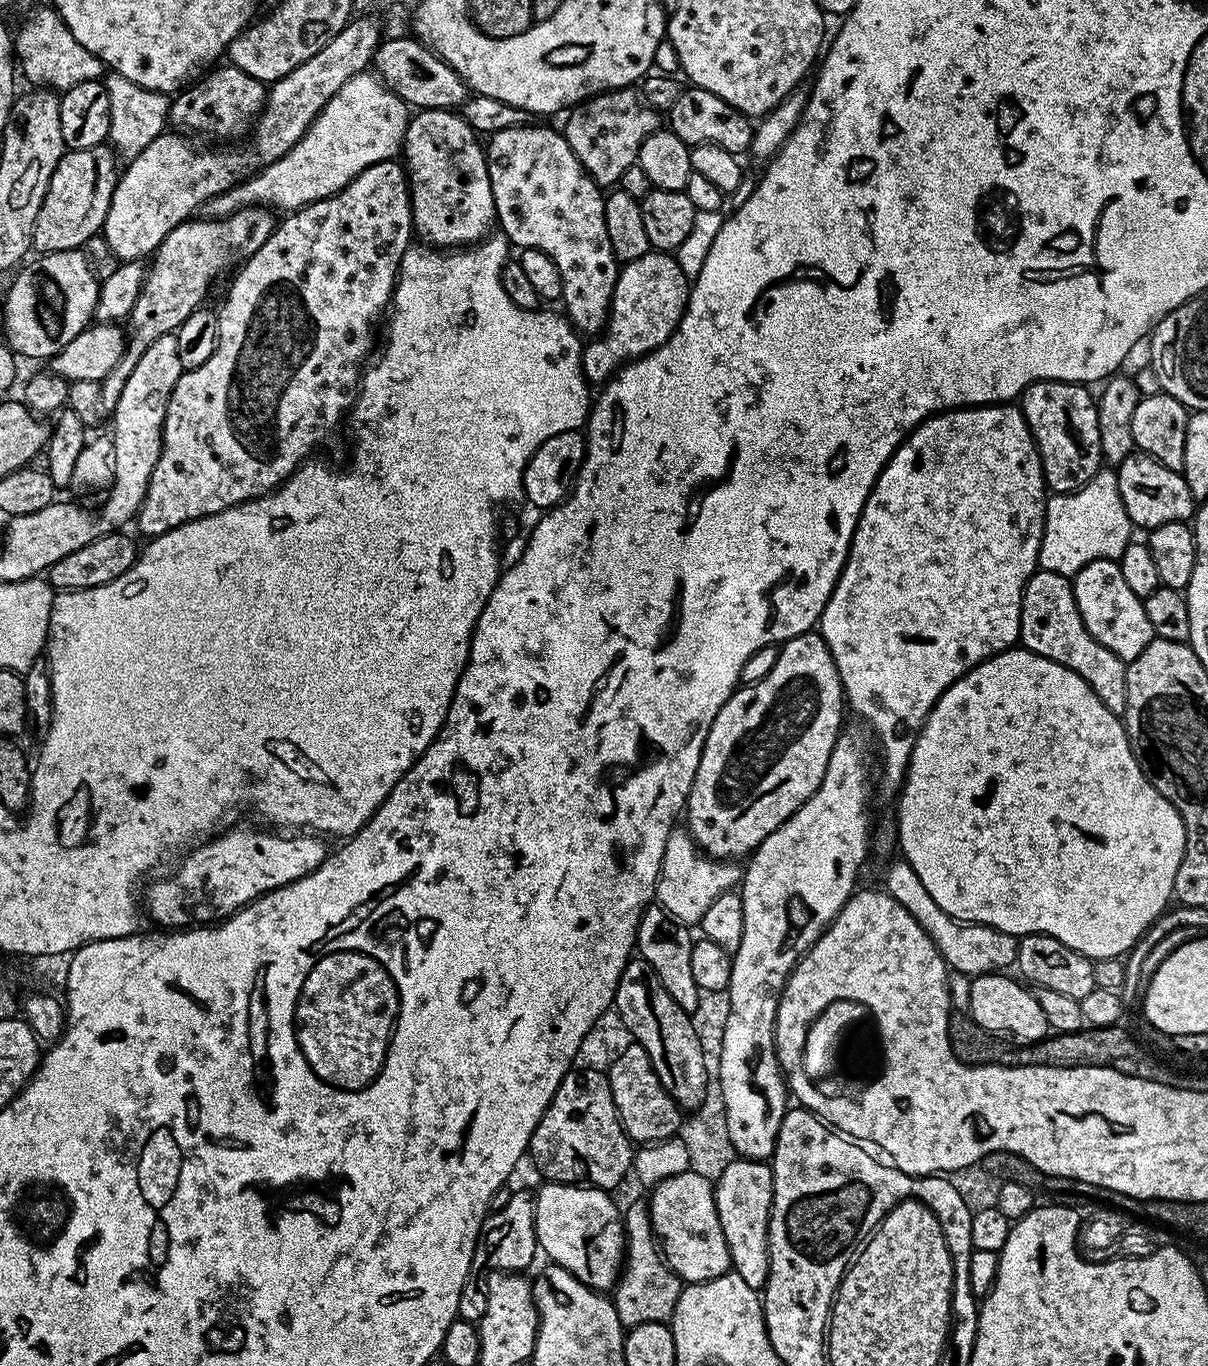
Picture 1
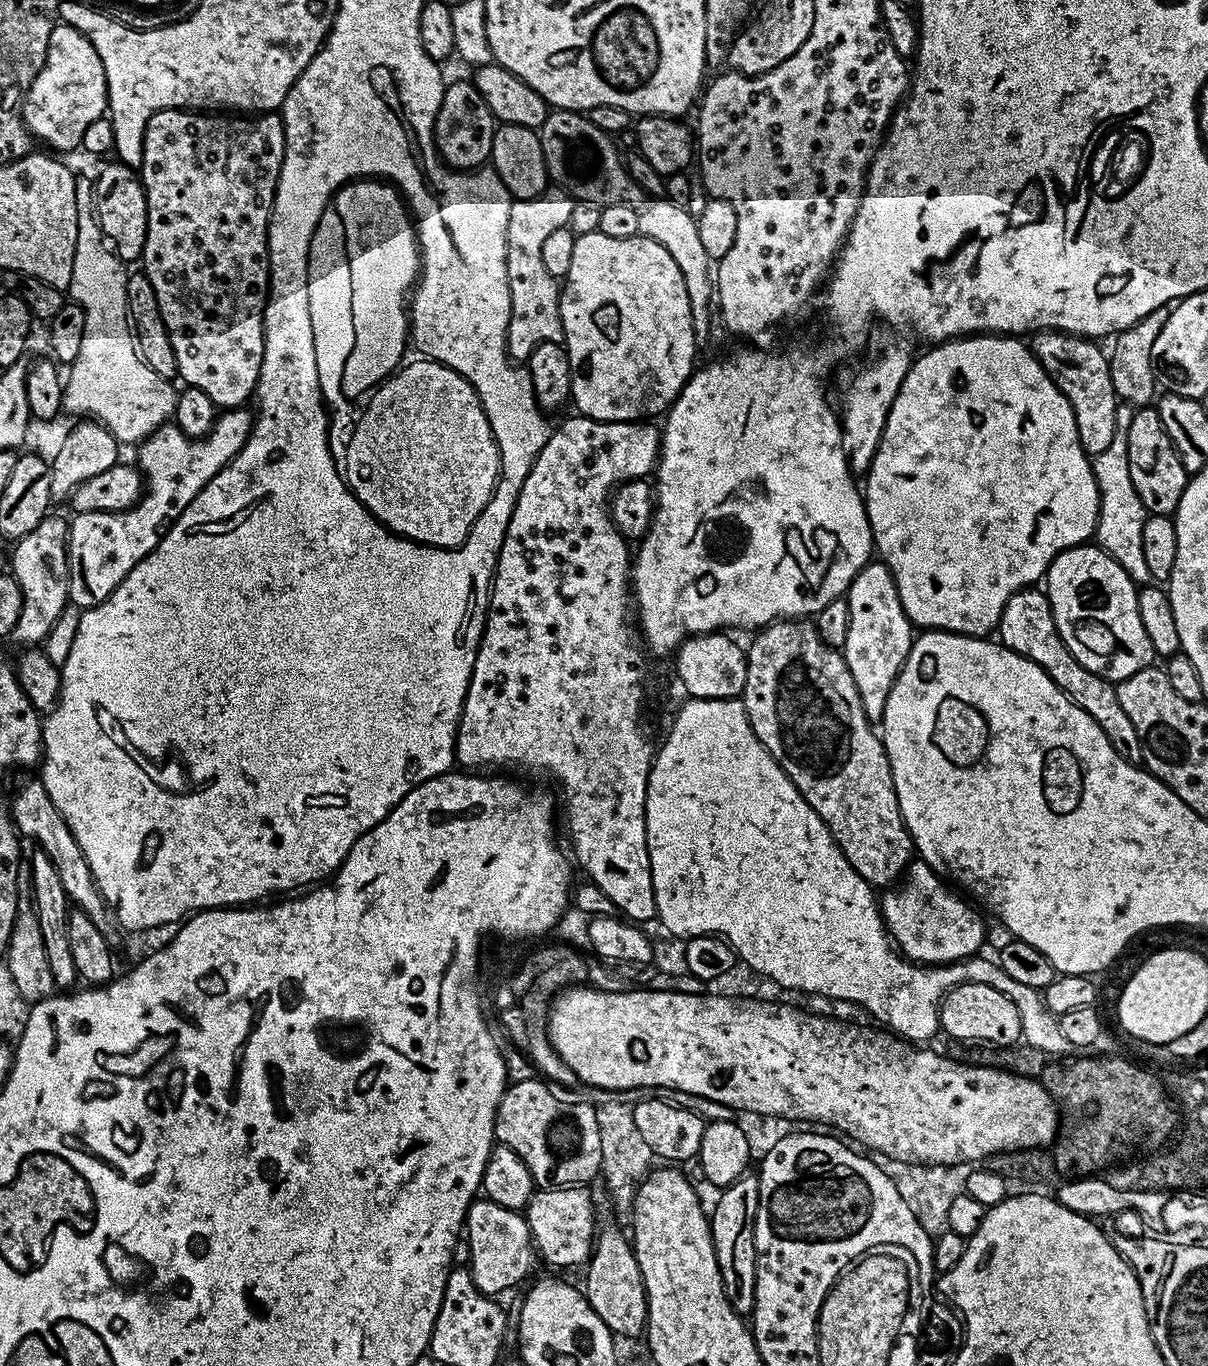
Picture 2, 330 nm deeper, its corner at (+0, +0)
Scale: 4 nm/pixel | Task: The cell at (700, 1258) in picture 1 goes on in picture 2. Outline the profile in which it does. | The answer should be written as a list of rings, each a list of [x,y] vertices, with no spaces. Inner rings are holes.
[[[548,1186],[533,1191],[528,1200],[526,1219],[532,1232],[539,1259],[556,1268],[572,1268],[575,1264],[587,1265],[592,1255],[598,1223],[592,1209],[592,1196],[584,1186]]]

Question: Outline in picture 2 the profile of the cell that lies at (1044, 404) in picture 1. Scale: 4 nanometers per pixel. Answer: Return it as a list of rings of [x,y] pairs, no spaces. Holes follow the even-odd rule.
[[[1059,330],[1037,331],[1030,340],[1036,359],[1070,402],[1078,426],[1080,445],[1089,457],[1102,454],[1102,450],[1106,450],[1106,446],[1110,446],[1114,439],[1114,414],[1118,403],[1109,357],[1105,349],[1103,352],[1096,344],[1099,343],[1095,339],[1073,336]]]

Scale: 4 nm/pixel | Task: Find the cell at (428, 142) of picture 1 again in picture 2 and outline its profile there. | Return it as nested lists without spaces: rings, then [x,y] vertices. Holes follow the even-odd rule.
[[[467,79],[456,80],[444,89],[442,106],[436,115],[434,147],[439,159],[453,170],[476,170],[492,154],[492,133],[498,127],[482,94]]]

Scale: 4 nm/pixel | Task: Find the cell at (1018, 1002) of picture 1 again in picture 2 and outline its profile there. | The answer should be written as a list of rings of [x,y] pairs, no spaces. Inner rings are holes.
[[[965,982],[952,989],[940,1001],[940,1028],[956,1040],[981,1040],[984,1044],[1012,1044],[1021,1039],[1020,1018],[1014,1002],[999,992],[997,985],[985,982]]]

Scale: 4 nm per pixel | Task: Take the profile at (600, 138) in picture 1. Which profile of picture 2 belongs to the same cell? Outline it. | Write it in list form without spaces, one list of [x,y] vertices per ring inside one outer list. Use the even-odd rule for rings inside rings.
[[[548,190],[533,200],[513,199],[510,218],[506,222],[506,274],[510,290],[510,318],[506,333],[506,352],[520,362],[540,343],[559,341],[564,334],[560,321],[561,281],[551,276],[542,262],[542,245],[554,230],[565,227],[576,201],[559,191]]]

